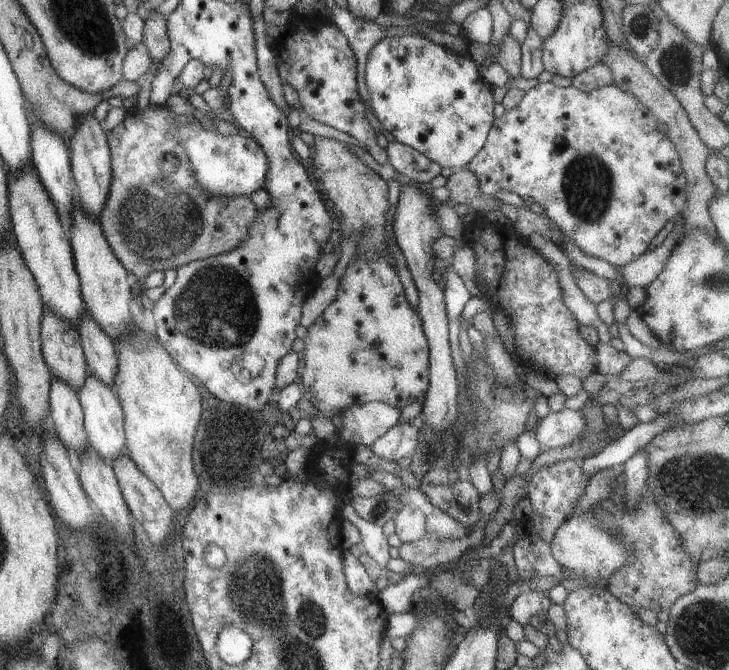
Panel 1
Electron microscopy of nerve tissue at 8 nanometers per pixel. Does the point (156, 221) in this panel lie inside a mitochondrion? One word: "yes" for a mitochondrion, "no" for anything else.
yes

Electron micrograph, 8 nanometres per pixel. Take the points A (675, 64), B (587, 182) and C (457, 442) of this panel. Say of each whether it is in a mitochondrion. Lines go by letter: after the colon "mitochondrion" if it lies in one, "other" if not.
A: mitochondrion
B: mitochondrion
C: mitochondrion

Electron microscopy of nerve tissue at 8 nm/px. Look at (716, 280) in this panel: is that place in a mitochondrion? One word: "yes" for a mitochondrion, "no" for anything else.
yes

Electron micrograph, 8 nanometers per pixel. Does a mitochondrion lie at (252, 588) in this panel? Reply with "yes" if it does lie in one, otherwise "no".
yes

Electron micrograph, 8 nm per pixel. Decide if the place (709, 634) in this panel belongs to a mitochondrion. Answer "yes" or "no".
yes

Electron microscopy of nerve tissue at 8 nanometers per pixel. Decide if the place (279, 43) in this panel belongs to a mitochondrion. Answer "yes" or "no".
no

